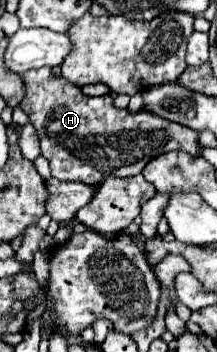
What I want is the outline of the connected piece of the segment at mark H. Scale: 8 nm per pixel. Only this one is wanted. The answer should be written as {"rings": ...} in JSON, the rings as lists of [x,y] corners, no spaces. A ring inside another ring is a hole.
{"rings":[[[51,67],[31,69],[21,75],[25,97],[21,109],[29,115],[31,125],[41,139],[41,155],[51,165],[51,175],[59,181],[81,181],[97,185],[105,177],[139,175],[143,167],[157,155],[179,149],[189,155],[199,155],[199,141],[193,129],[173,121],[163,121],[155,113],[117,109],[111,95],[89,97],[79,87],[71,85],[63,75],[55,77]]]}

